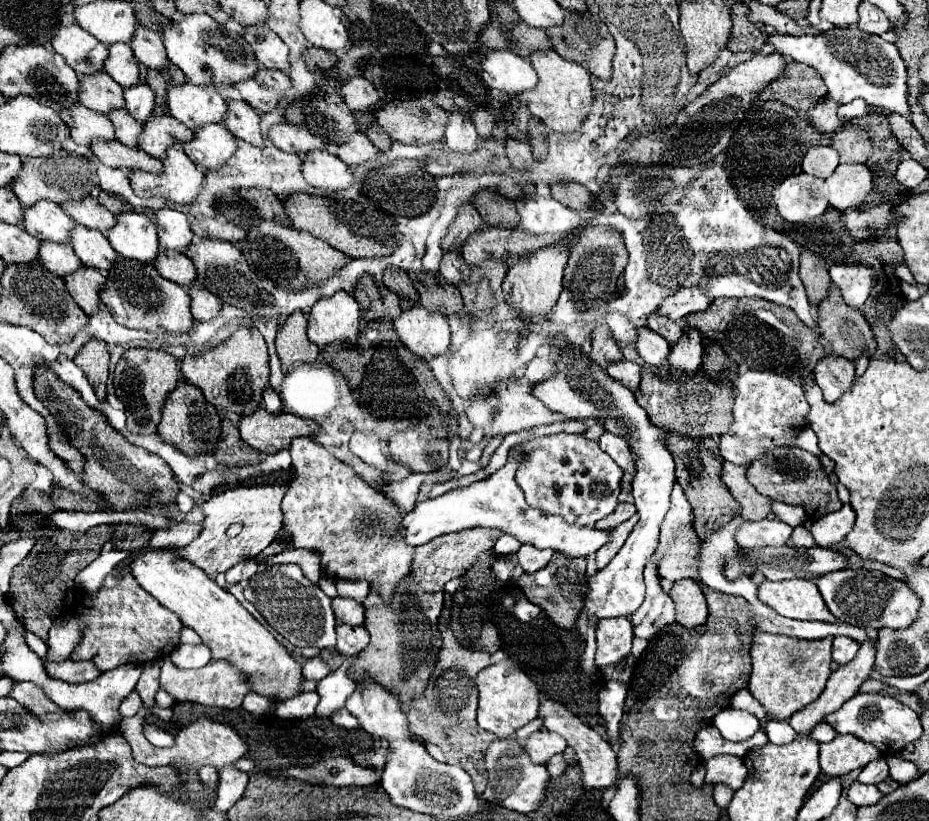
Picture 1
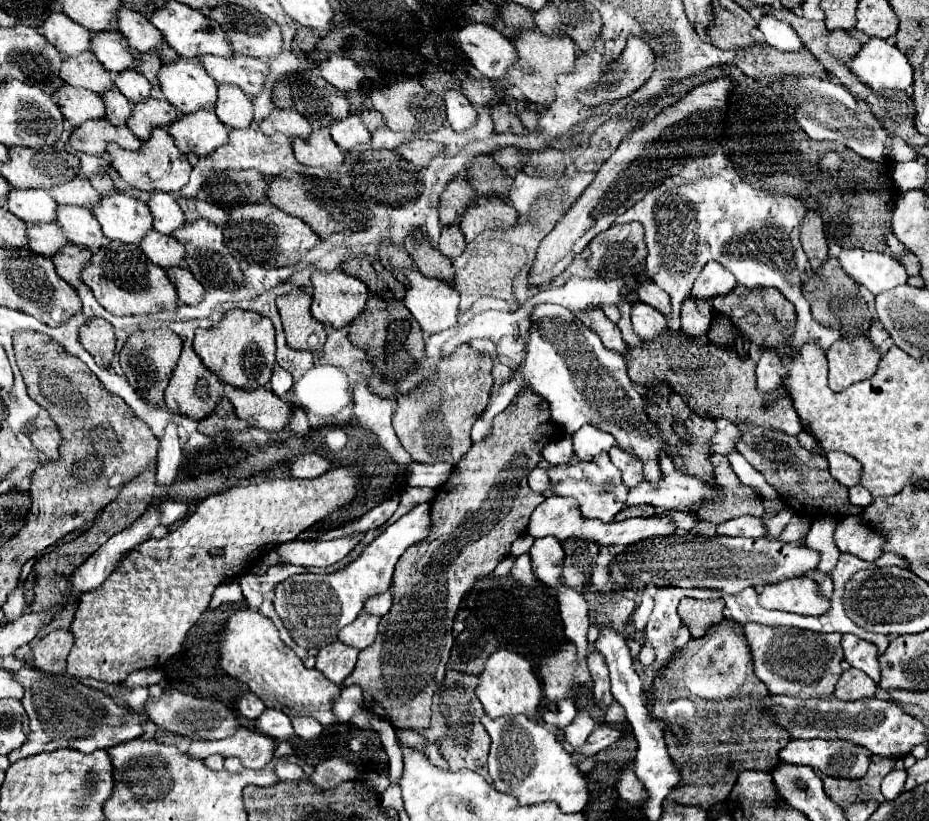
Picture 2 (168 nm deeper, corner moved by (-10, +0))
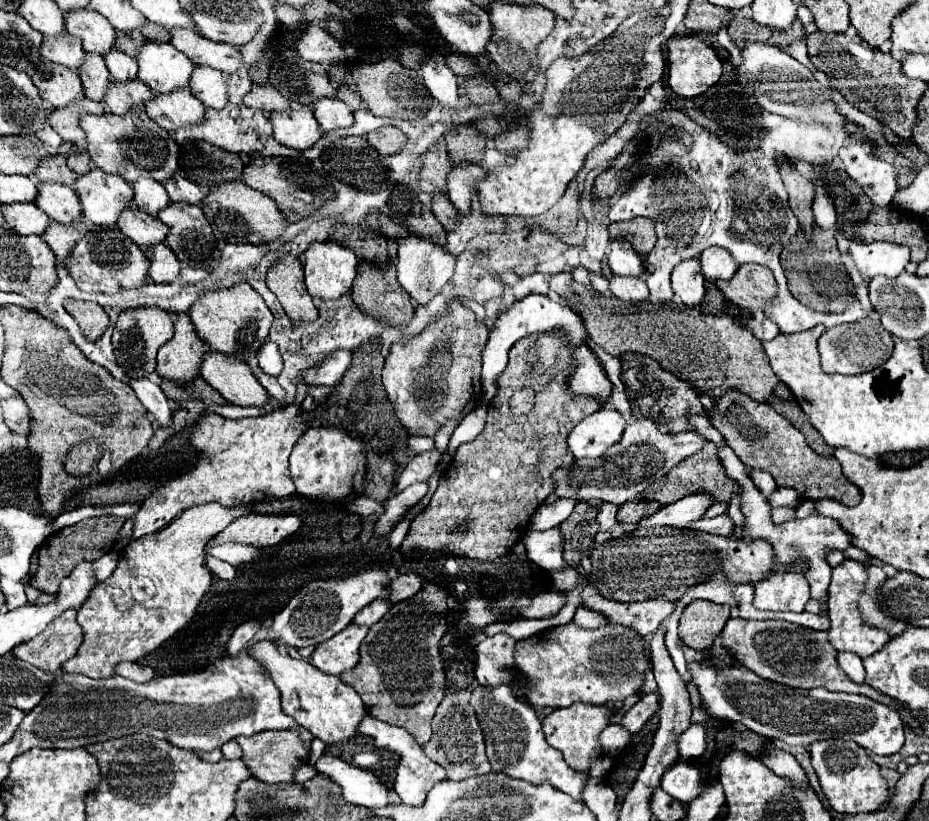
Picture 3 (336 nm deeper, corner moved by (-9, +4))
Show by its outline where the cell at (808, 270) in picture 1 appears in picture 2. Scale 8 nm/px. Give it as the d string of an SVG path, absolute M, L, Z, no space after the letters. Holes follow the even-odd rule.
M807 210L805 218L801 220L801 244L811 268L819 270L825 258L829 258L829 248L823 234L823 220L817 210Z

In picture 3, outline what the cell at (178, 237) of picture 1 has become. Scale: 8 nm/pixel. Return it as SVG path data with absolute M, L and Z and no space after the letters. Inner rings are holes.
M138 178L138 182L132 182L132 188L134 204L154 218L158 218L158 212L170 204L168 192L160 182L154 182L150 178Z

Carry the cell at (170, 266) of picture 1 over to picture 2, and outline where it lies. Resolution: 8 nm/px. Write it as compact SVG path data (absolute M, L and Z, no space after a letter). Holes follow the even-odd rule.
M149 230L147 238L143 238L139 248L153 264L161 268L185 266L183 244L177 242L173 236L165 236L165 234L159 234L157 230Z

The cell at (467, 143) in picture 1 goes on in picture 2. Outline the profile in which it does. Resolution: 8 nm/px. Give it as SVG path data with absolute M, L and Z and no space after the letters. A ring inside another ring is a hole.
M447 90L443 94L443 102L447 108L447 122L453 126L453 130L461 132L467 126L475 124L477 112L471 106L471 102L463 96L461 90Z

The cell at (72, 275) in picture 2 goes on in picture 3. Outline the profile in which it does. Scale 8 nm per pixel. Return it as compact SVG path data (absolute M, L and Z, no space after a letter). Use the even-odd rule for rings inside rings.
M50 222L50 230L46 230L44 240L48 242L48 246L52 248L52 252L56 254L58 262L62 264L70 252L74 250L74 242L78 242L84 236L82 230L78 230L76 226L62 226L60 222Z

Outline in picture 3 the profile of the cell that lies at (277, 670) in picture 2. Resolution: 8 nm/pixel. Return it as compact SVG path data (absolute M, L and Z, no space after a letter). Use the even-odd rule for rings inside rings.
M260 640L250 646L250 656L262 664L262 668L278 686L282 696L282 710L290 714L300 726L310 730L314 738L320 738L326 744L336 744L356 734L358 722L362 720L362 714L366 714L366 708L354 688L346 686L338 676L328 676L320 672L308 660L296 660L280 654L278 646L270 640Z

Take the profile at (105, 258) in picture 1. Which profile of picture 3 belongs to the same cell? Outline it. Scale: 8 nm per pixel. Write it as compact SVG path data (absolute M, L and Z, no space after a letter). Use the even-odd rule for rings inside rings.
M38 184L36 206L40 206L52 220L60 224L74 224L82 220L82 204L70 186Z

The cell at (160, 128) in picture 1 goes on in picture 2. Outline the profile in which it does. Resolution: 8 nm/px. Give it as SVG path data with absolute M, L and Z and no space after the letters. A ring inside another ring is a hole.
M145 98L143 102L133 104L131 118L127 120L127 128L141 140L147 140L151 136L153 126L169 126L173 120L177 120L179 114L175 106L171 106L163 98Z

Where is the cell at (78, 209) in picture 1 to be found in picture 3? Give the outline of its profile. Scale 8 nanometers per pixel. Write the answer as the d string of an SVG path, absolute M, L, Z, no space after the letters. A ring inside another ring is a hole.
M54 154L50 160L42 162L42 166L36 170L36 178L38 178L38 182L58 182L58 184L72 186L78 176L76 176L76 172L72 172L66 166L64 156Z

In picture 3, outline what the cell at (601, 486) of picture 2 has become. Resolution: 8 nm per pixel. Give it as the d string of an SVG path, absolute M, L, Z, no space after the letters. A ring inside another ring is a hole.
M600 502L598 504L598 524L600 524L602 532L608 532L608 530L612 530L612 526L618 524L616 510L618 510L618 506L614 506L610 502Z

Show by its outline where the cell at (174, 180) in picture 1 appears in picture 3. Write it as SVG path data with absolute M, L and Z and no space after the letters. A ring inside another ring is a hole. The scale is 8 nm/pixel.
M134 108L126 118L114 118L114 114L104 114L104 116L84 116L80 120L84 132L86 132L86 142L88 142L88 154L94 160L94 166L106 170L108 174L116 174L124 178L126 182L134 182L138 178L152 178L158 182L166 182L172 178L178 170L178 146L166 130L162 130L158 124L154 124L152 118L140 108Z

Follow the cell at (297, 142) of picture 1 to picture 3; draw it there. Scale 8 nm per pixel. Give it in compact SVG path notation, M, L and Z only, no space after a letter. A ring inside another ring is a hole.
M252 86L252 92L244 98L248 108L260 112L284 112L290 110L290 102L272 86Z

